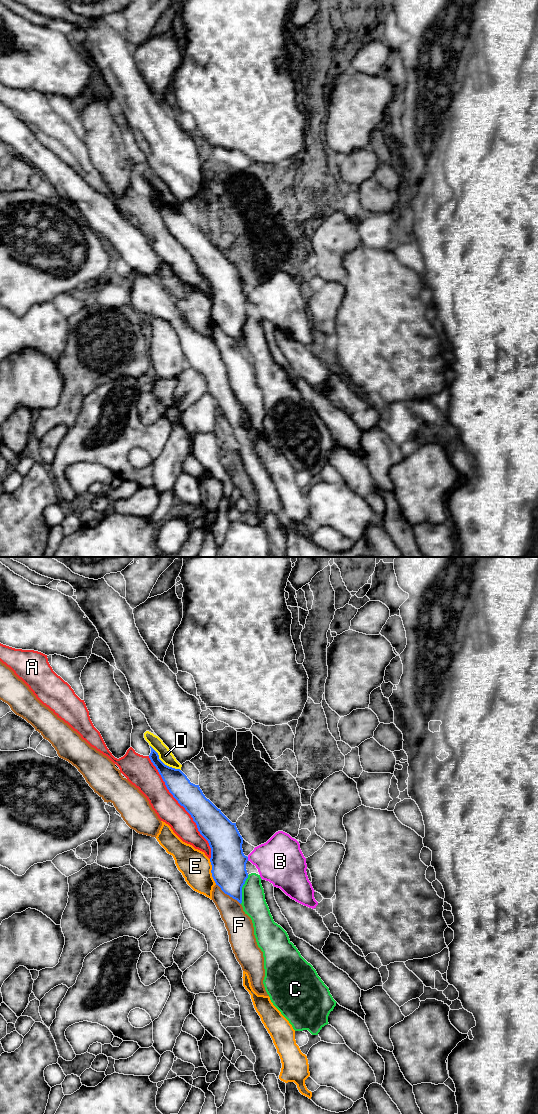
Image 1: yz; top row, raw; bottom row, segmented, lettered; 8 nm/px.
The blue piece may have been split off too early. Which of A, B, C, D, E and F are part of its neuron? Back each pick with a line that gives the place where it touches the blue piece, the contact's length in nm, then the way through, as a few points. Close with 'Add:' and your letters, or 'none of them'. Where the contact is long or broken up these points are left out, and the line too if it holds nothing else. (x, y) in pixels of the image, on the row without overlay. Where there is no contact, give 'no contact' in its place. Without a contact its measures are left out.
Add: none of them

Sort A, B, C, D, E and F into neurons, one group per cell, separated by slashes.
A / B / C / D / E / F

